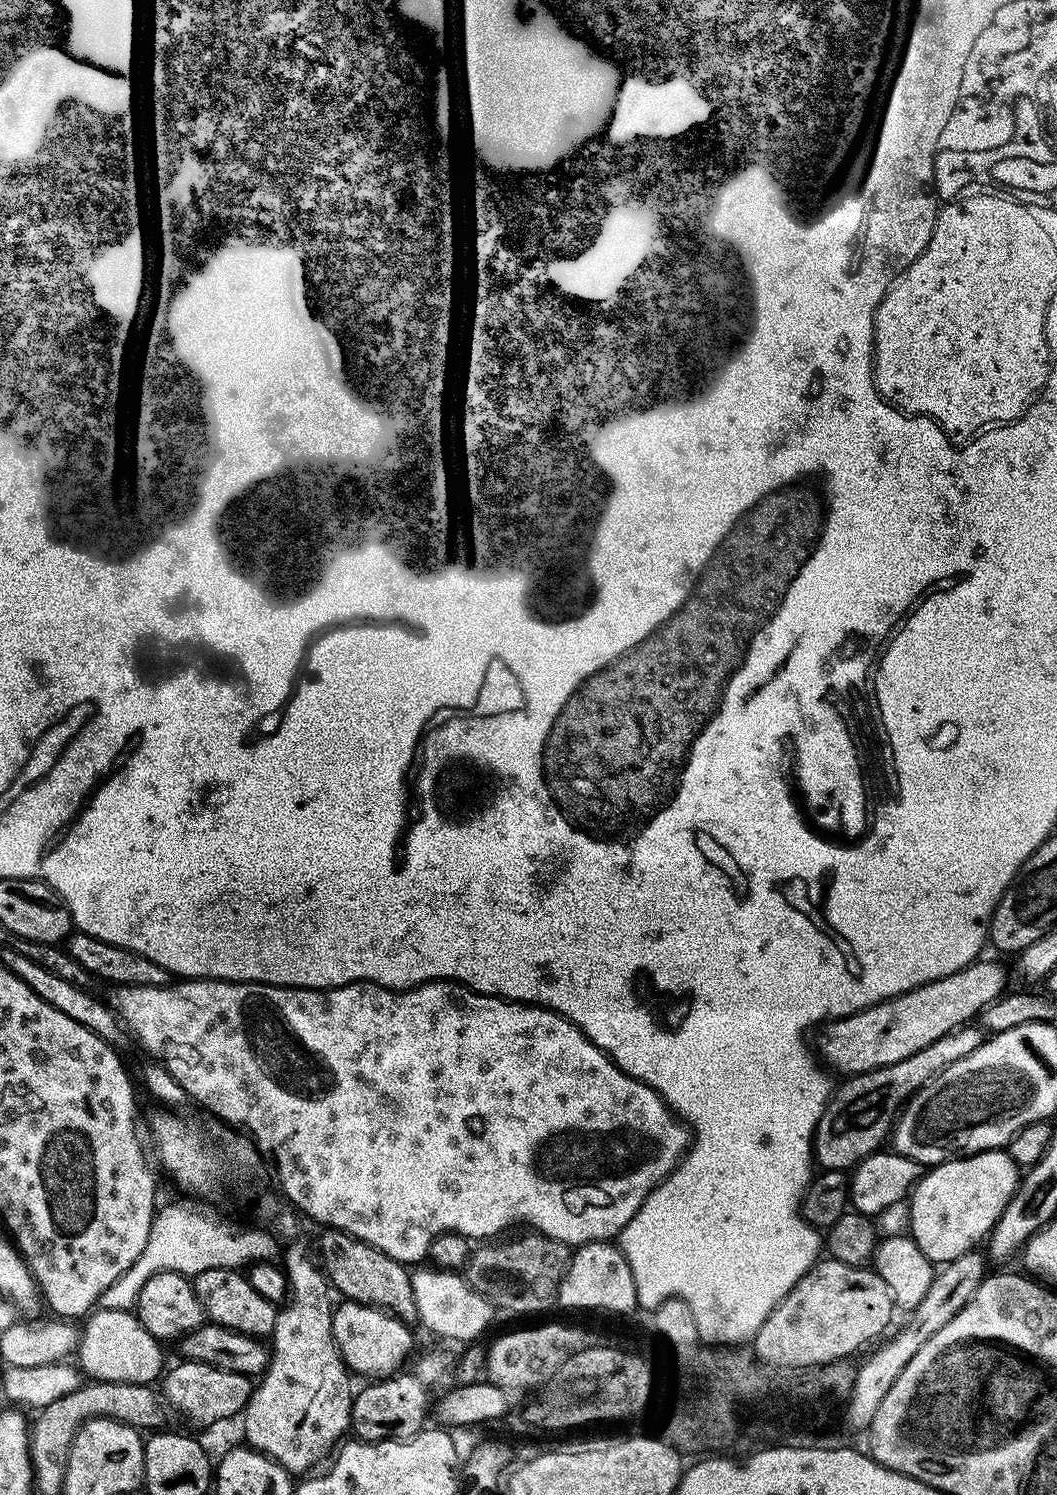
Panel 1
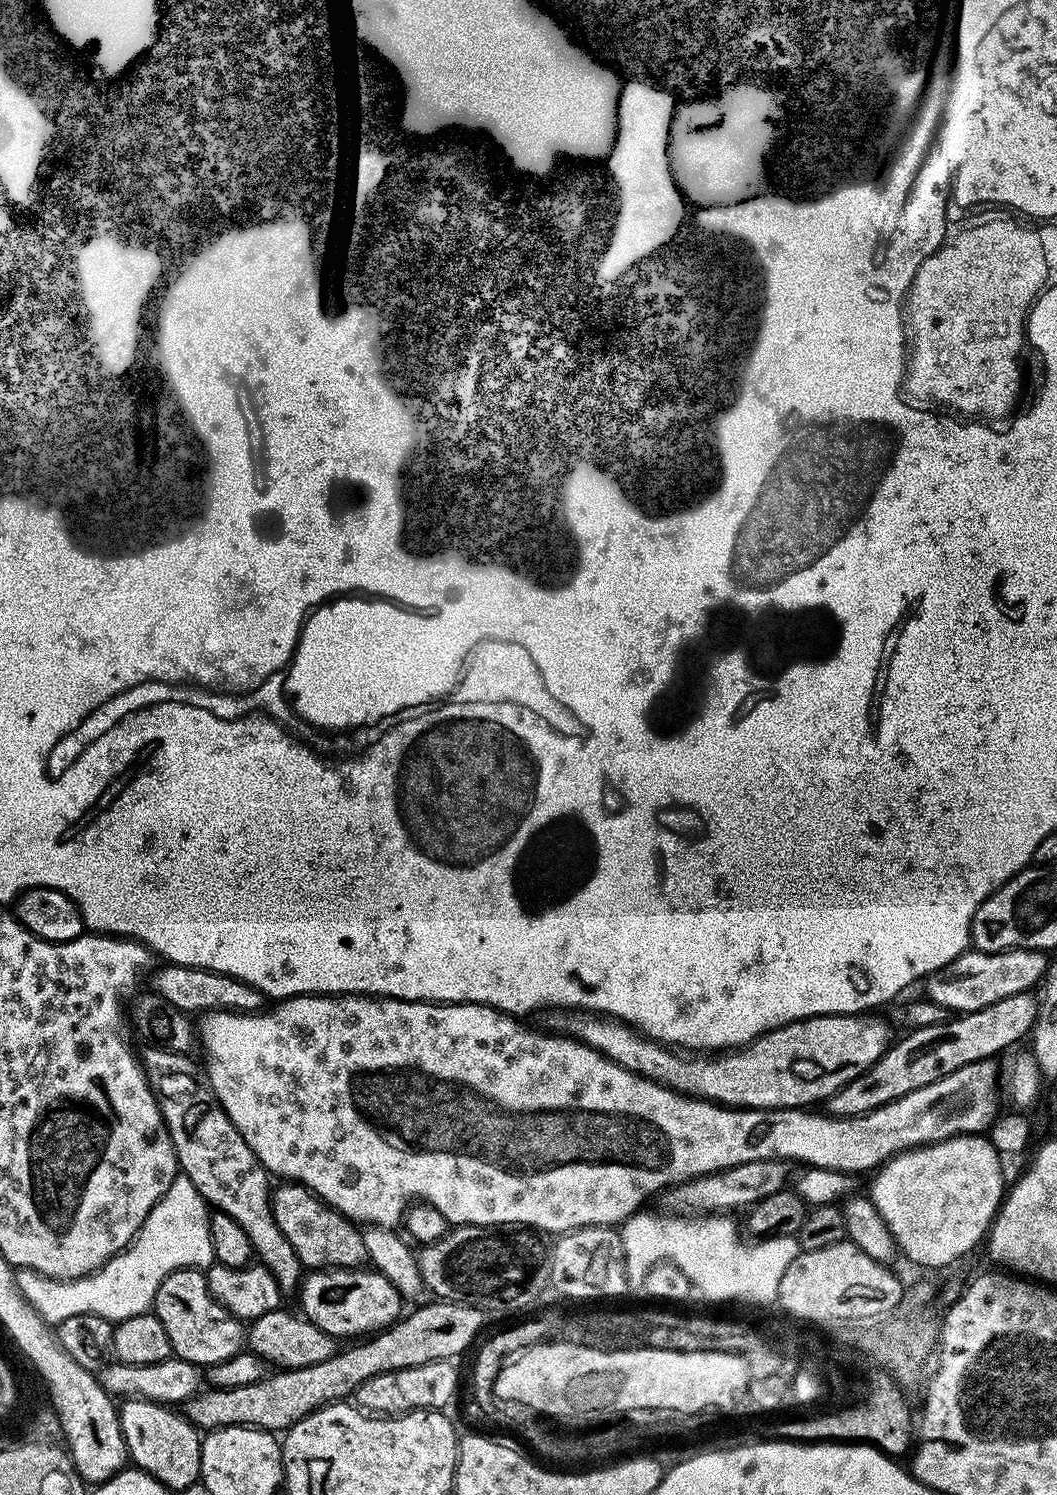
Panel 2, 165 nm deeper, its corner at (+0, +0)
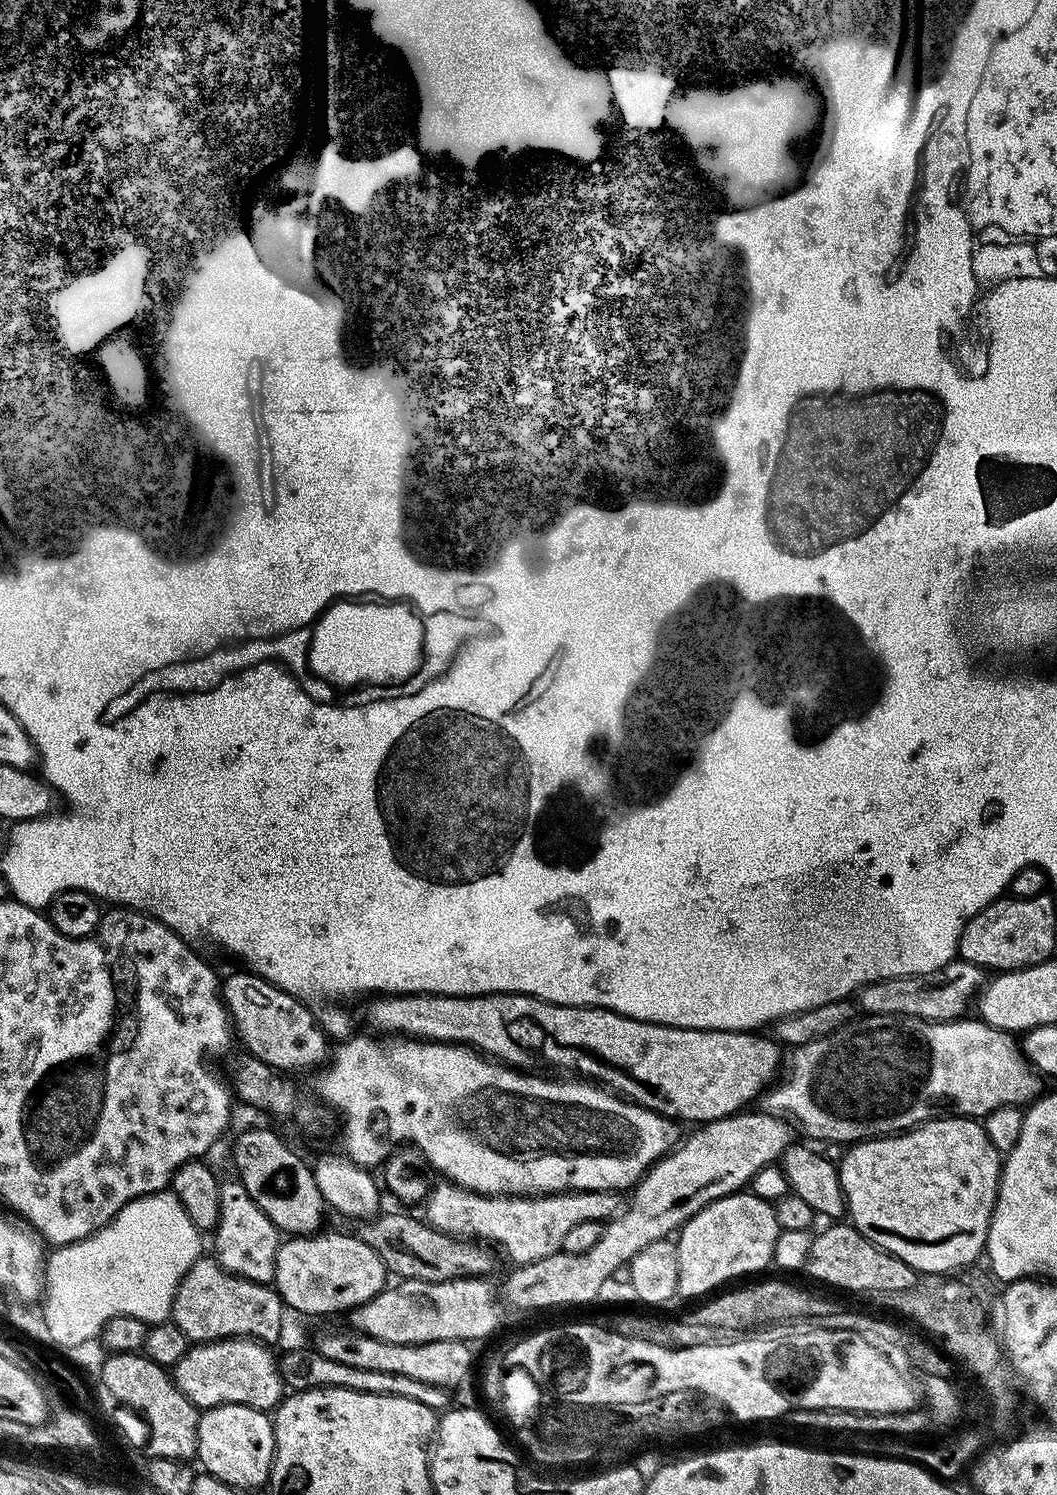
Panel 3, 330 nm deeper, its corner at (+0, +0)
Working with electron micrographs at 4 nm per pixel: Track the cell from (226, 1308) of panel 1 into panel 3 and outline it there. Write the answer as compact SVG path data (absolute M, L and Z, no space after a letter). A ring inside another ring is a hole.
M239 1178L224 1180L220 1186L220 1217L211 1237L214 1259L230 1274L246 1278L250 1282L272 1284L276 1278L276 1259L282 1243L282 1234L262 1214L258 1202L246 1194Z

